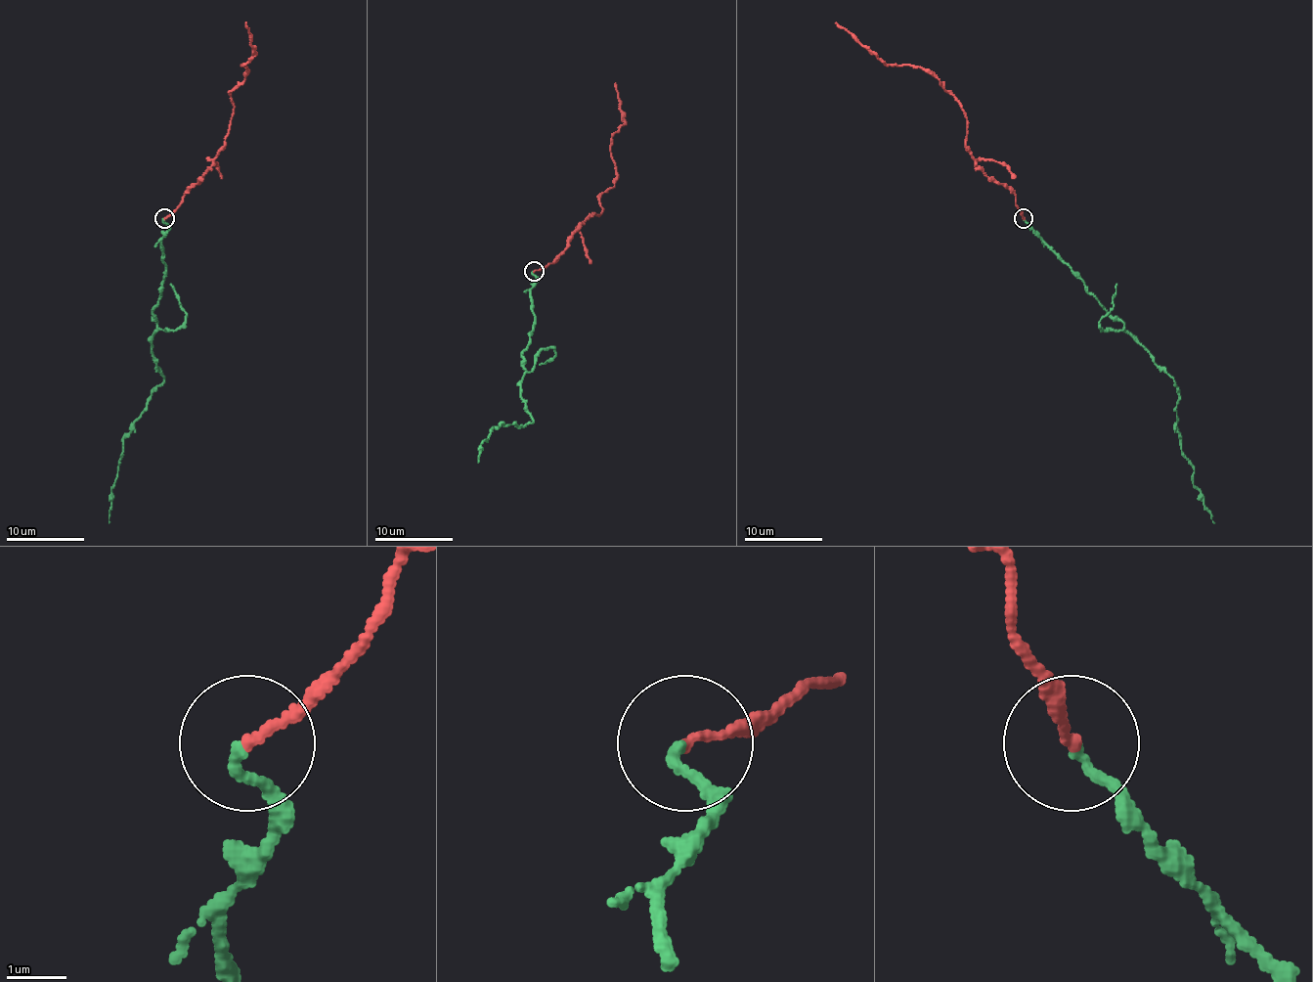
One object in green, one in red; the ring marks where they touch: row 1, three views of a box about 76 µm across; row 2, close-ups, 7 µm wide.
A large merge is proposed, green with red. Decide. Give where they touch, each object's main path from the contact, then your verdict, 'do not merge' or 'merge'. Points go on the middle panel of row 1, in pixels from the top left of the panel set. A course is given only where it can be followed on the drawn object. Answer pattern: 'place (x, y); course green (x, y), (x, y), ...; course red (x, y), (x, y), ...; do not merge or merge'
place (534, 271); course green (533, 272), (535, 324), (521, 355), (521, 398), (533, 422), (500, 424), (480, 447), (478, 463); course red (533, 272), (550, 264), (593, 213), (601, 213), (599, 198), (615, 184), (611, 137), (625, 121), (615, 82); merge

